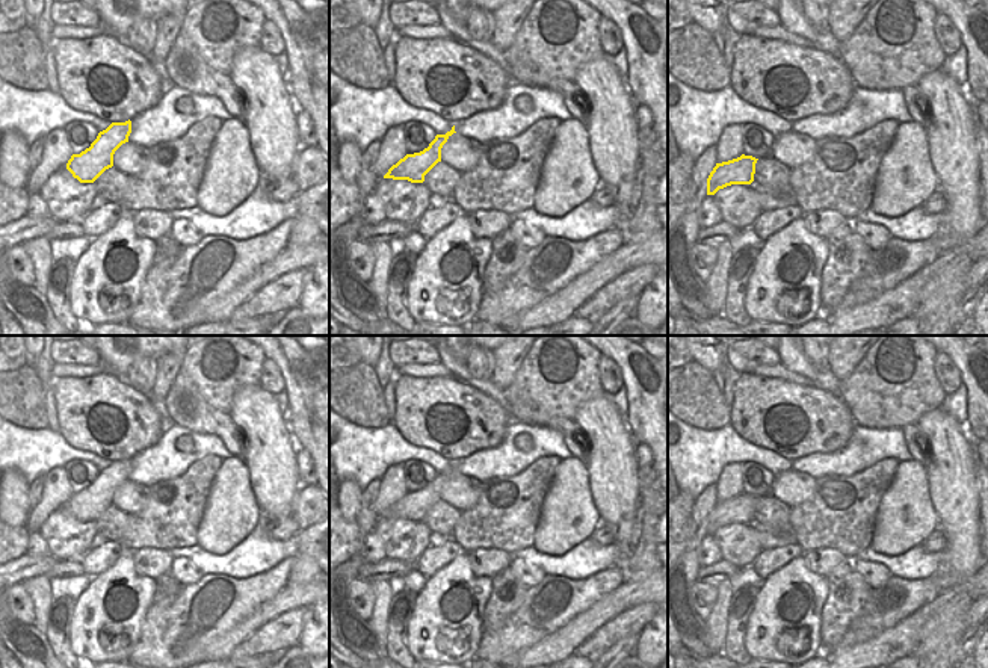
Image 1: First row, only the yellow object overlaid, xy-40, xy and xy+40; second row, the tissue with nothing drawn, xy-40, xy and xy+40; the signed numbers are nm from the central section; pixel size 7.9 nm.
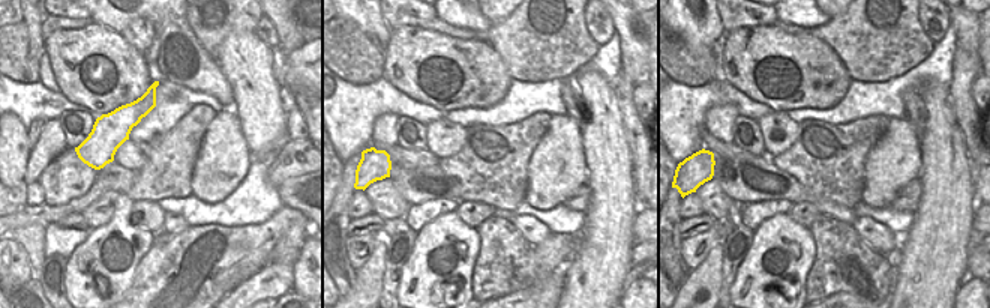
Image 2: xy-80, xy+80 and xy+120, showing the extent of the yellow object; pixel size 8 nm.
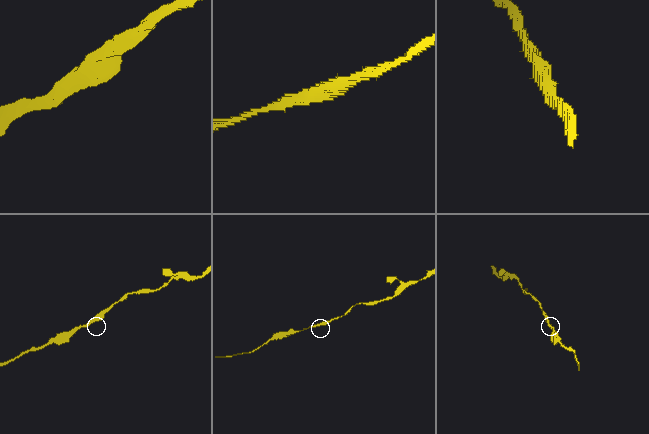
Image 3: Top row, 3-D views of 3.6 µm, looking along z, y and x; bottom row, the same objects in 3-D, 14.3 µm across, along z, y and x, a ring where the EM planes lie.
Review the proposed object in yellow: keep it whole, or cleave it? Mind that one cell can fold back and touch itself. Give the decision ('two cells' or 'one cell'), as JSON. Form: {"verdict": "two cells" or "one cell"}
{"verdict": "one cell"}

